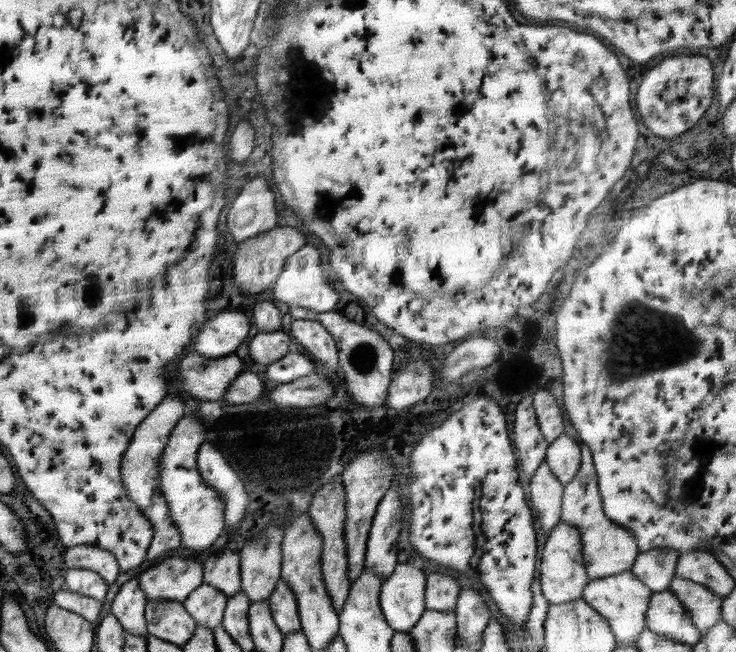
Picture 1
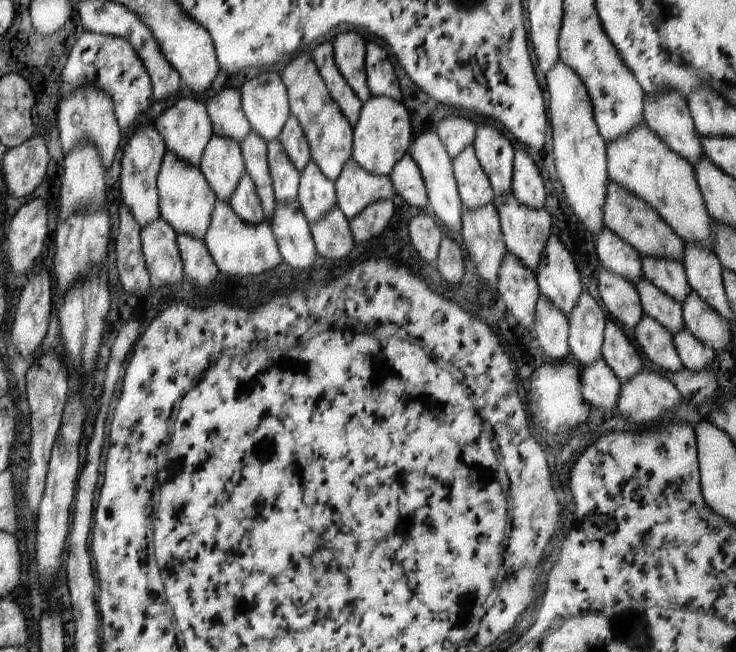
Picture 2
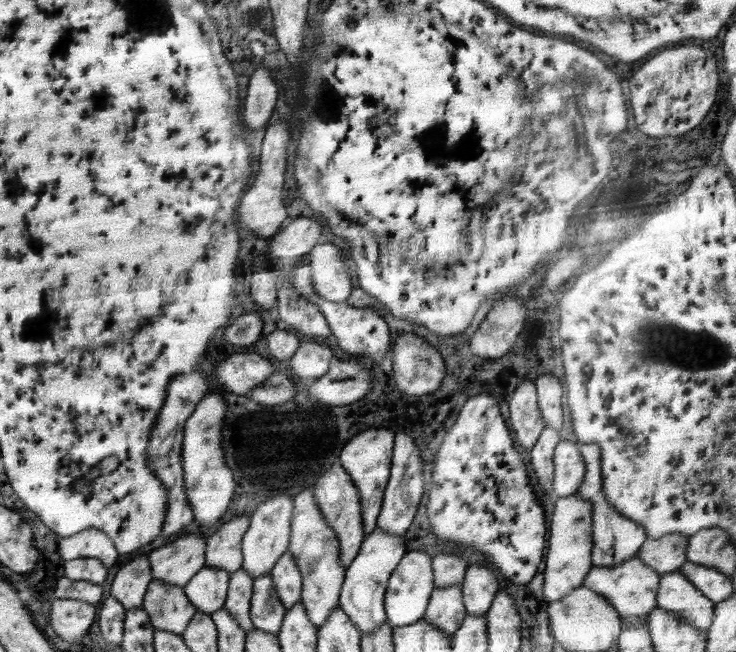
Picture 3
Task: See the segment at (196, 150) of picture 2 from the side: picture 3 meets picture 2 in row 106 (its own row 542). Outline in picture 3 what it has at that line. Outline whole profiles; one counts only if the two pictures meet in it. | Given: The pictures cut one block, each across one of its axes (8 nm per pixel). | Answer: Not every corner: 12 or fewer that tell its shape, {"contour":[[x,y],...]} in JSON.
{"contour":[[207,536],[149,554],[152,576],[186,586],[205,567]]}

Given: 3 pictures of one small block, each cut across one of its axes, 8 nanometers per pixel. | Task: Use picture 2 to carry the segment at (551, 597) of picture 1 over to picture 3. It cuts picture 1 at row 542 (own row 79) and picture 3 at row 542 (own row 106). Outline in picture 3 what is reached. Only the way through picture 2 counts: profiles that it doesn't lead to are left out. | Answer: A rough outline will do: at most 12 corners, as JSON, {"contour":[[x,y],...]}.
{"contour":[[555,499],[543,595],[582,586],[591,561],[593,508]]}

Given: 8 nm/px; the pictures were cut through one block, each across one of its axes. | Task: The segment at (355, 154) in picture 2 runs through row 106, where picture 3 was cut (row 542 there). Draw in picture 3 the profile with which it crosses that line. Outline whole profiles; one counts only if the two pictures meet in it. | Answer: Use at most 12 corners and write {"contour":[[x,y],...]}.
{"contour":[[376,527],[345,570],[339,606],[362,635],[387,621],[384,597],[407,552]]}

